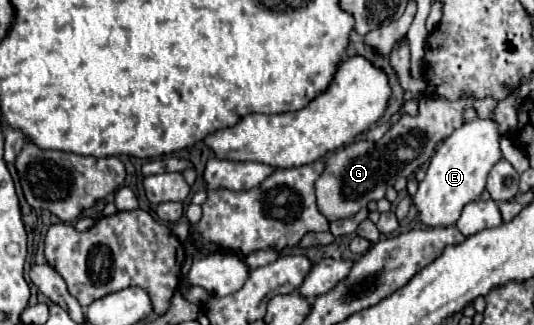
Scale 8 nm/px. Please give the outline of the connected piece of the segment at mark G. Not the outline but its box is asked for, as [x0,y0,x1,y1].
[316,95,498,221]

